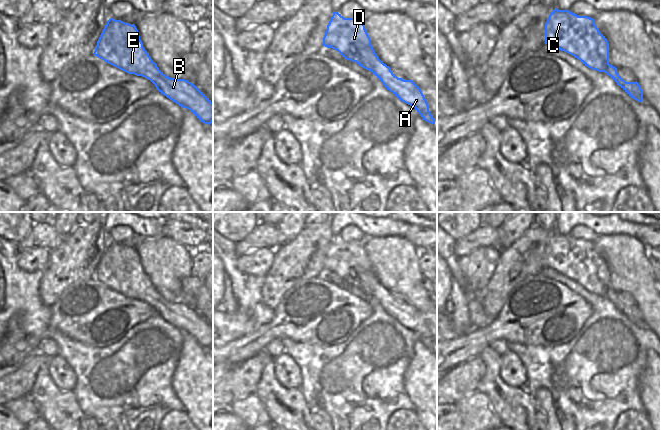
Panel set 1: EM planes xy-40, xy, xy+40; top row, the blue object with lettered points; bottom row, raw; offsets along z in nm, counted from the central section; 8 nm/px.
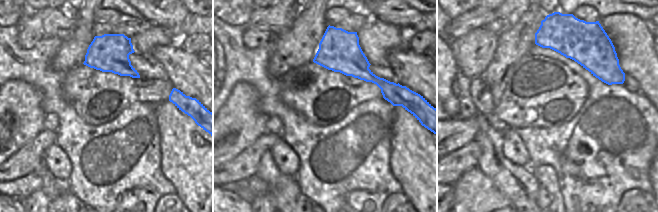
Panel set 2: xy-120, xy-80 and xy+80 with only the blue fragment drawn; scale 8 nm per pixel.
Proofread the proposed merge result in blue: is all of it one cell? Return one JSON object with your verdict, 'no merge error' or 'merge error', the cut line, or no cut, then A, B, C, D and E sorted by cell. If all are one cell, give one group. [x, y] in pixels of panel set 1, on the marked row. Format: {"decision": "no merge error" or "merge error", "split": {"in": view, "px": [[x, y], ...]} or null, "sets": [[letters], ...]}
{"decision": "merge error", "split": {"in": "xy", "px": [[376, 55], [374, 66], [369, 70]]}, "sets": [["A", "B", "E"], ["C", "D"]]}

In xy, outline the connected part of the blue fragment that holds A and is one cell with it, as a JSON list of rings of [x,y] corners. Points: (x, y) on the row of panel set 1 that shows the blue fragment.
[[[378,56],[375,57],[375,65],[370,70],[399,100],[412,106],[425,120],[430,124],[435,124],[435,119],[429,111],[429,105],[419,88],[419,86],[410,80],[398,78],[389,66],[384,64]]]

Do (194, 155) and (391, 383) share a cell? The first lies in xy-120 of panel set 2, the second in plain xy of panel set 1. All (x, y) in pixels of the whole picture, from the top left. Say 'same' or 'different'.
different

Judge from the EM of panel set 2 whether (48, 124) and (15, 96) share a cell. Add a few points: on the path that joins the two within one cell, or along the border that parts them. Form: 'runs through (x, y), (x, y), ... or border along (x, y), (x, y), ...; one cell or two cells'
border along (45, 114), (42, 129); two cells

